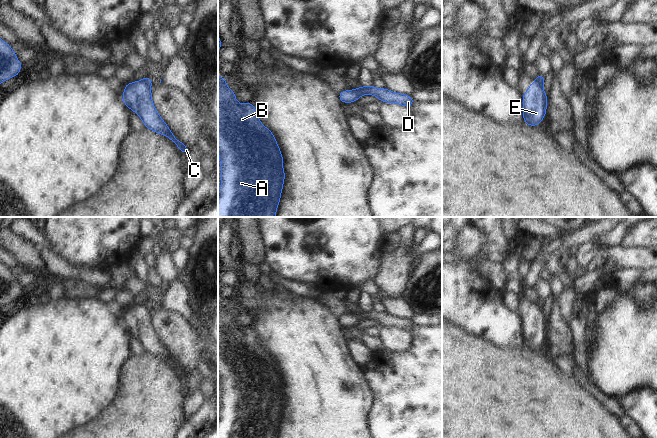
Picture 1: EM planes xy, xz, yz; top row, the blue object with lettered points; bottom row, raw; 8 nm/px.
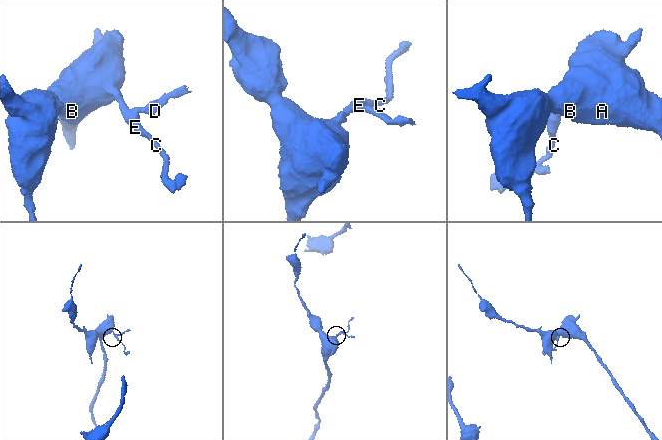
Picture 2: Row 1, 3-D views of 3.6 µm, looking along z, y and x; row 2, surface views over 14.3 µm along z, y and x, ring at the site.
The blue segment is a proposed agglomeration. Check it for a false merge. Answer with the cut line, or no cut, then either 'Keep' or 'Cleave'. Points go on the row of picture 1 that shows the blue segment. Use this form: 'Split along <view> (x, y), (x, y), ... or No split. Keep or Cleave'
Split along xz (369, 86), (362, 90), (362, 94). Cleave

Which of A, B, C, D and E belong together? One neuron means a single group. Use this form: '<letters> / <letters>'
A B C E / D

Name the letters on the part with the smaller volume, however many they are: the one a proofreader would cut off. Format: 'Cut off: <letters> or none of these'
Cut off: D

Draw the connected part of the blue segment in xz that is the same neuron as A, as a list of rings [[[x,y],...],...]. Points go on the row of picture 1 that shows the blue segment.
[[[218,75],[218,152],[222,180],[218,217],[275,217],[286,176],[284,160],[274,134],[261,123],[255,106],[251,102],[240,104],[235,93],[227,87],[226,79]]]

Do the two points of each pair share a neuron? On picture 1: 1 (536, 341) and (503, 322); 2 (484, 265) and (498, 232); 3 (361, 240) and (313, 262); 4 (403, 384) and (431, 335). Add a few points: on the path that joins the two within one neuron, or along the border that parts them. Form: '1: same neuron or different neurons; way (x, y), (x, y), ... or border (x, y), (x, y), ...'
1: different neurons; border (518, 312), (523, 324), (523, 343)
2: same neuron; way (492, 257), (497, 248), (497, 240)
3: same neuron; way (349, 241), (331, 257), (325, 257)
4: same neuron; way (415, 372), (431, 356), (431, 347)

